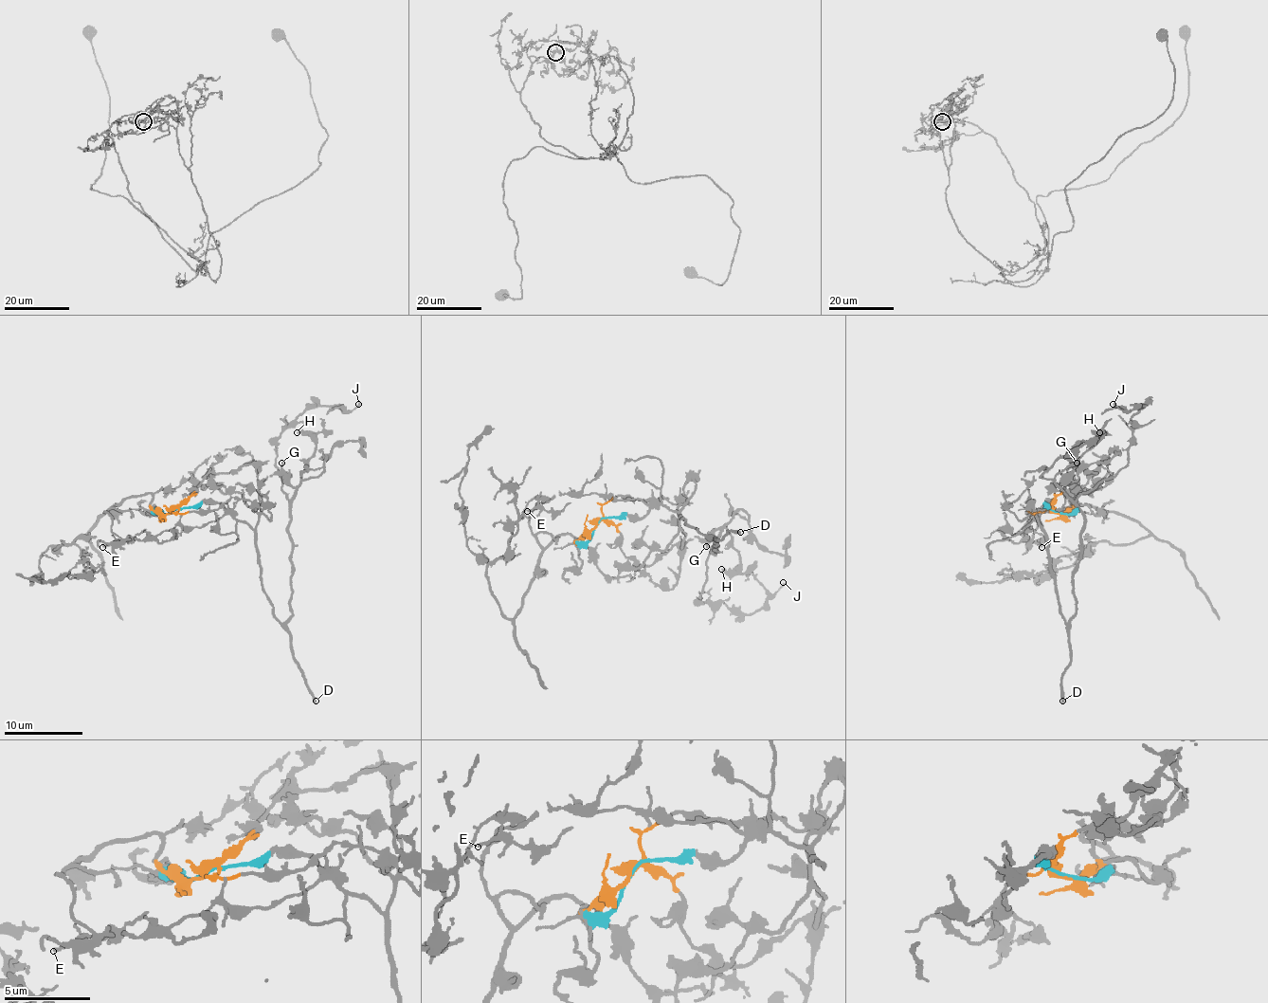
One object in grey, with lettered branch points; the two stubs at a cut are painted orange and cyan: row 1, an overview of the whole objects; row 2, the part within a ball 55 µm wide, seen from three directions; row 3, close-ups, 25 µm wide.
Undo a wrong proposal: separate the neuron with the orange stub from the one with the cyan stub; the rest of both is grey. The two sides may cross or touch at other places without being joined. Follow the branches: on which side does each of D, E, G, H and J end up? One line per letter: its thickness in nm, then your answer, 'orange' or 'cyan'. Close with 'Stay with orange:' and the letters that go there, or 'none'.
D: 280 nm | cyan
E: 180 nm | orange
G: 160 nm | cyan
H: 320 nm | cyan
J: 190 nm | cyan
Stay with orange: E

